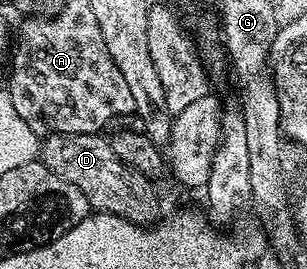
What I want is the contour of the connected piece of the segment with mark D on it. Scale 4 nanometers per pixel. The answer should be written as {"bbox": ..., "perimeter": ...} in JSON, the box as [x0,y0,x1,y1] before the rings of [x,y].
{"bbox":[40,134,159,226],"perimeter":[[[102,134],[47,135],[40,144],[41,167],[52,170],[54,176],[64,178],[64,182],[72,182],[80,194],[89,202],[91,209],[108,214],[116,214],[133,224],[150,226],[159,219],[158,196],[154,193],[155,185],[144,174],[132,170],[120,158],[112,154],[109,139]]]}

